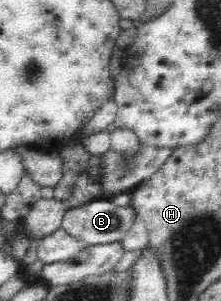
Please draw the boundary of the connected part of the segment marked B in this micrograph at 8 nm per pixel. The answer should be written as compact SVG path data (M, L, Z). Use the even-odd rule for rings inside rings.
M111 197L95 198L79 208L67 209L61 228L80 242L81 248L120 241L134 216L133 207L119 207Z

